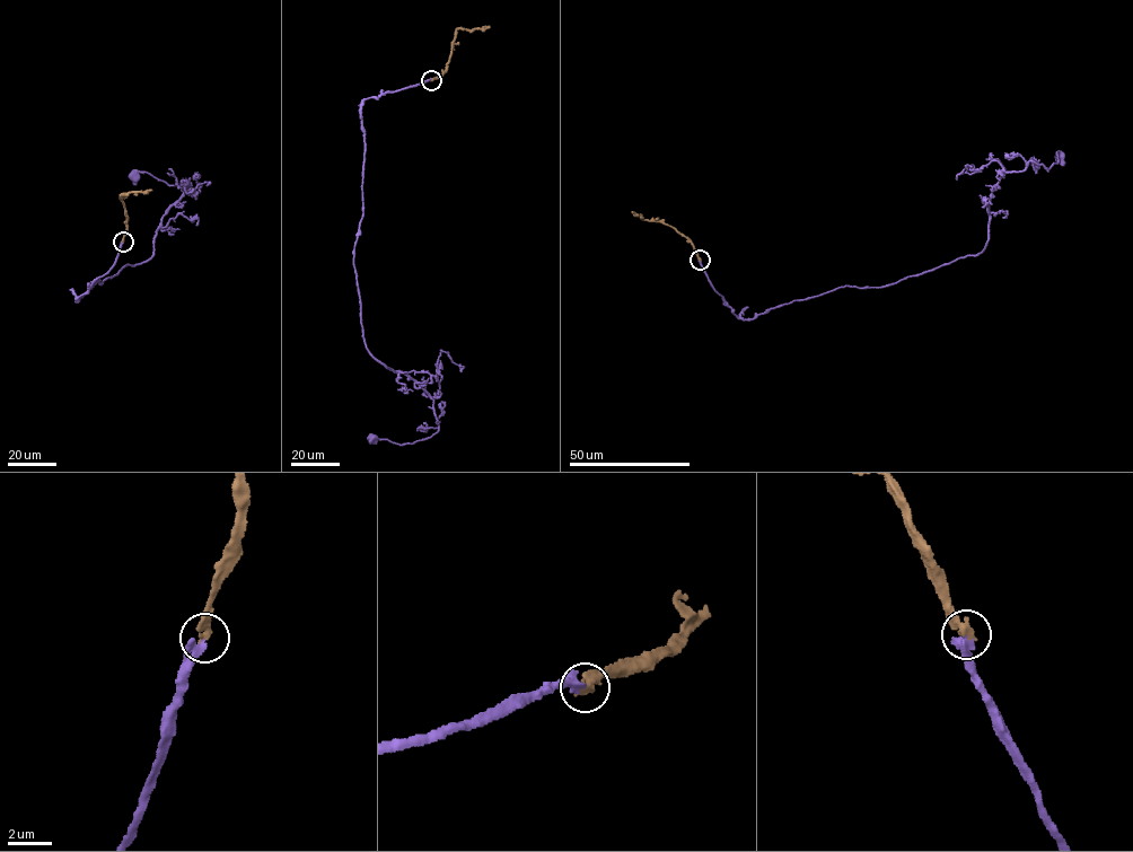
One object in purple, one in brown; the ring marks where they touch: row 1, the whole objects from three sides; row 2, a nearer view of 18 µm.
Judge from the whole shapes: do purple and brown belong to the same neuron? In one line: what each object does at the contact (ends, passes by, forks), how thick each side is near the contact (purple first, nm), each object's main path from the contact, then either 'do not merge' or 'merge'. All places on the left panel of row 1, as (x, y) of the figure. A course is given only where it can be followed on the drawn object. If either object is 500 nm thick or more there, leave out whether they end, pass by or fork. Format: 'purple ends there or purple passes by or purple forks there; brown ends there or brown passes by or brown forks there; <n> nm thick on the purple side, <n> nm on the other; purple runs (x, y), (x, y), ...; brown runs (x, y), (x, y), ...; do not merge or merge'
purple ends there; brown ends there; 320 nm thick on the purple side, 320 nm on the other; purple runs (123, 242), (112, 266), (76, 300), (152, 255), (168, 207), (201, 185), (186, 192), (146, 172), (134, 176); brown runs (123, 242), (126, 217), (120, 196), (151, 190); merge

